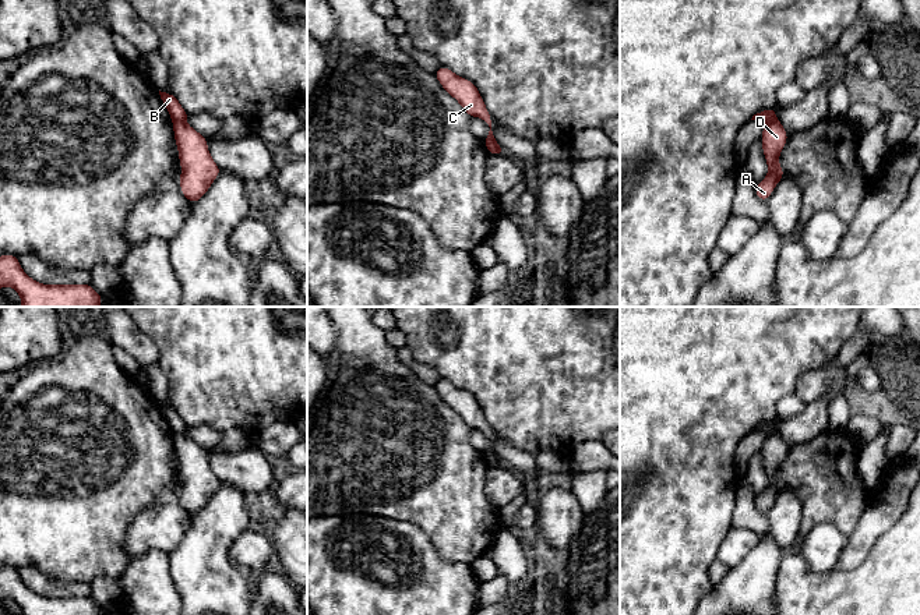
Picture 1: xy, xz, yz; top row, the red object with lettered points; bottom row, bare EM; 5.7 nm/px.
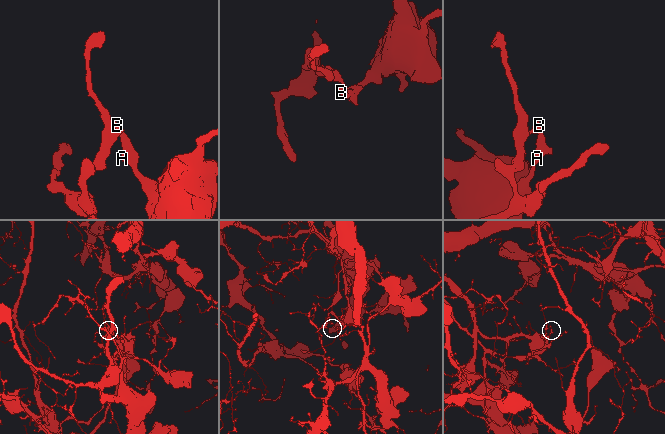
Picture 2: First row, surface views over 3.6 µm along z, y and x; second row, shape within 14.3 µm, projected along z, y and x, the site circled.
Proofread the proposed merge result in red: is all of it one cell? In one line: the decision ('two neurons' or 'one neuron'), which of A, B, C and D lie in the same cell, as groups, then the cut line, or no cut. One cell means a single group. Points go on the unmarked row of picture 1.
two neurons; A D / B C; cut in xy along (173, 433), (184, 434)

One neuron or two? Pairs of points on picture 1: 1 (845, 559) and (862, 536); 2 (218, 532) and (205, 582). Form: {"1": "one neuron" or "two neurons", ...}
{"1": "one neuron", "2": "one neuron"}

